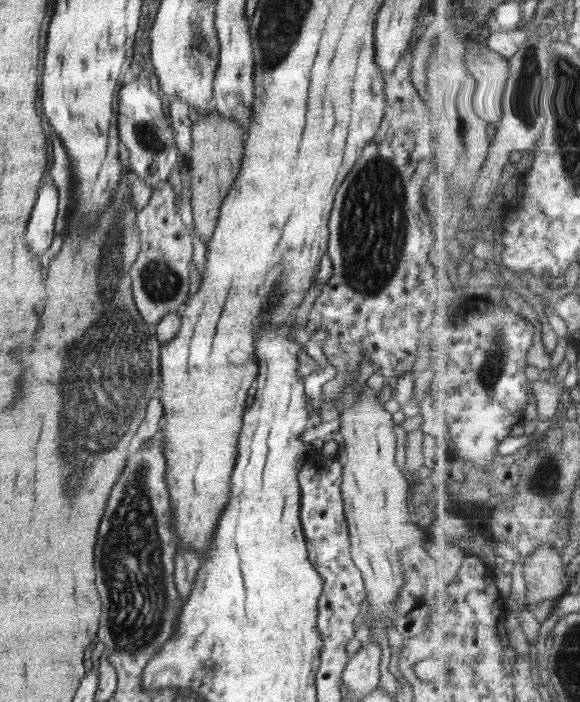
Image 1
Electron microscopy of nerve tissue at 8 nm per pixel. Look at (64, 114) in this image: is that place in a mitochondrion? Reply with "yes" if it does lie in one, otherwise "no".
no

